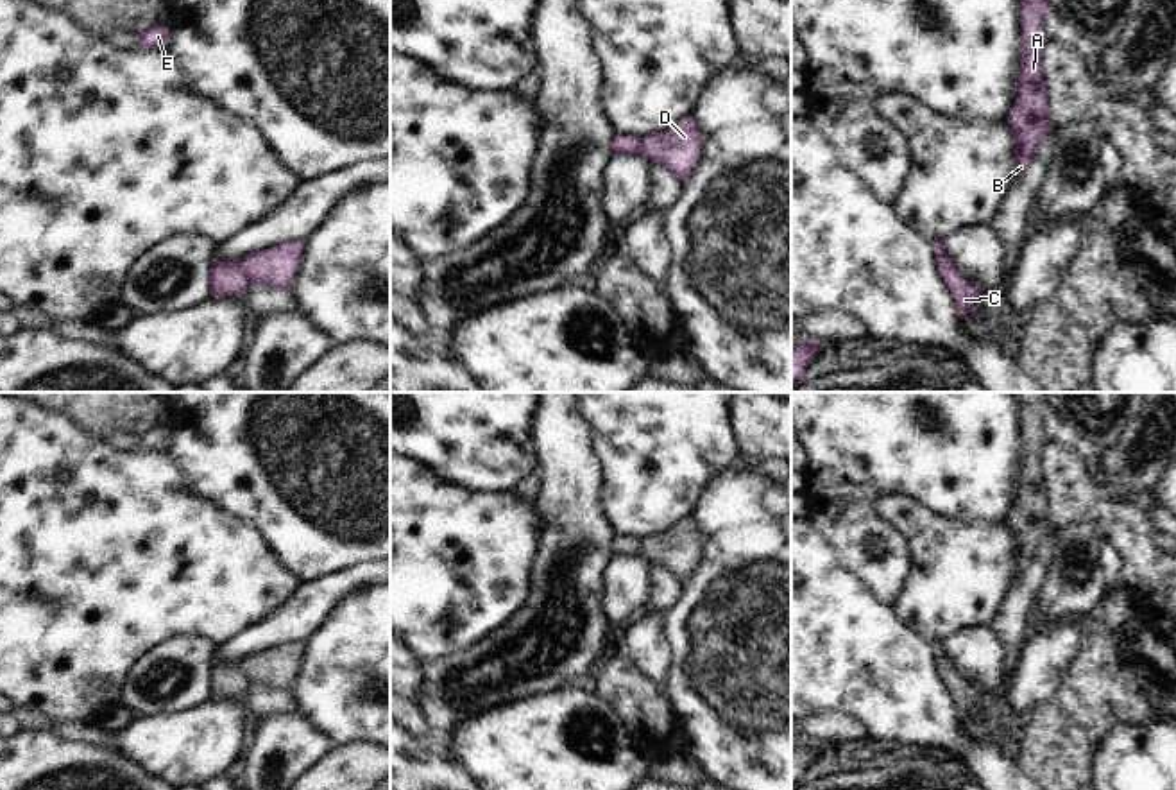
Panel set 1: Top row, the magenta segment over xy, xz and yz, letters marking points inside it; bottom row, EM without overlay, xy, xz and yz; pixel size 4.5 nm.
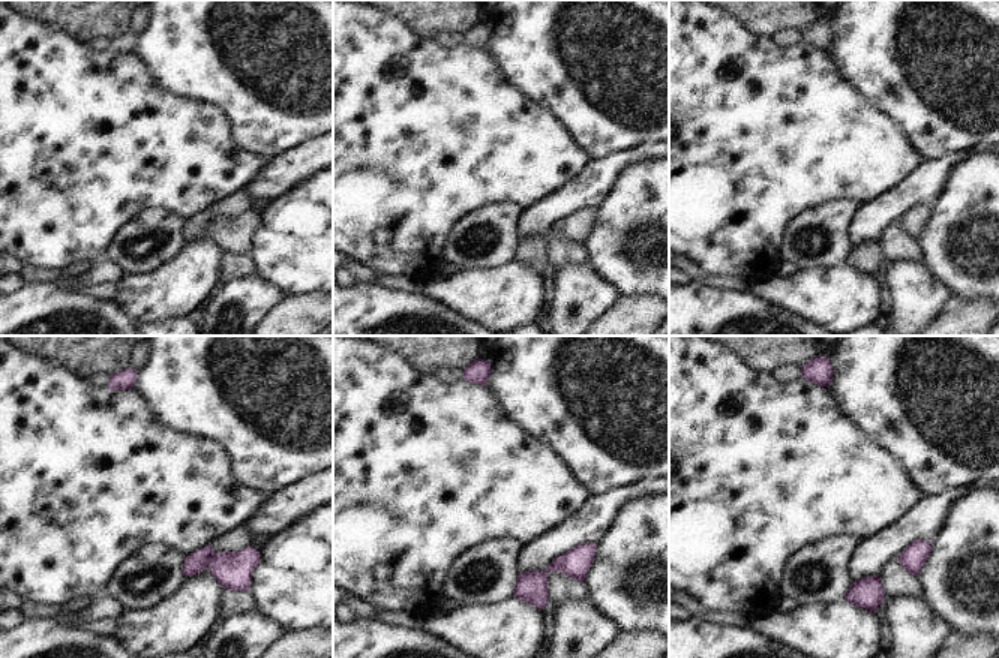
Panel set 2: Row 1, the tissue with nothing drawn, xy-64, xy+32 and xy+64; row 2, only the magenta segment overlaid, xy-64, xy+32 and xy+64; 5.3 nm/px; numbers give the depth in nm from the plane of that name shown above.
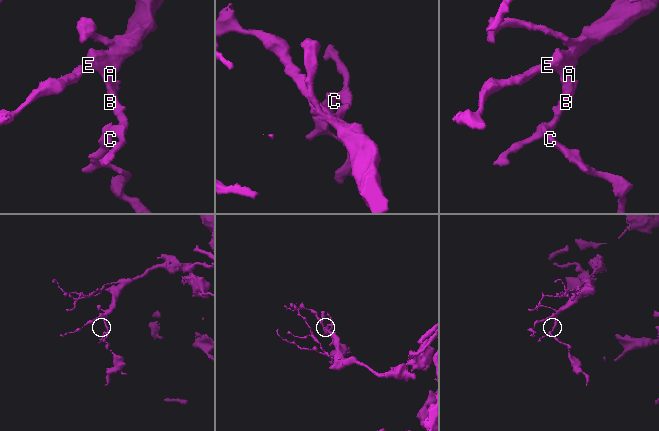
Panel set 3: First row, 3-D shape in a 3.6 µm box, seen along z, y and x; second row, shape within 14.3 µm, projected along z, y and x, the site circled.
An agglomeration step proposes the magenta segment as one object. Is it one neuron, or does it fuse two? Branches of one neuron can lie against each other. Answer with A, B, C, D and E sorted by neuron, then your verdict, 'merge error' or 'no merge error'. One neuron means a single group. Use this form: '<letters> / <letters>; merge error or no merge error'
A B D E / C; merge error

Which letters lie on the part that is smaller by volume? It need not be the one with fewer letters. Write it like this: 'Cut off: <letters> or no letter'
Cut off: C

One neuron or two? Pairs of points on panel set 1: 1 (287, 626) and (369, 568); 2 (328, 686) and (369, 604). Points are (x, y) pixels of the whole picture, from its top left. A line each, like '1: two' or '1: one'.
1: one
2: one

